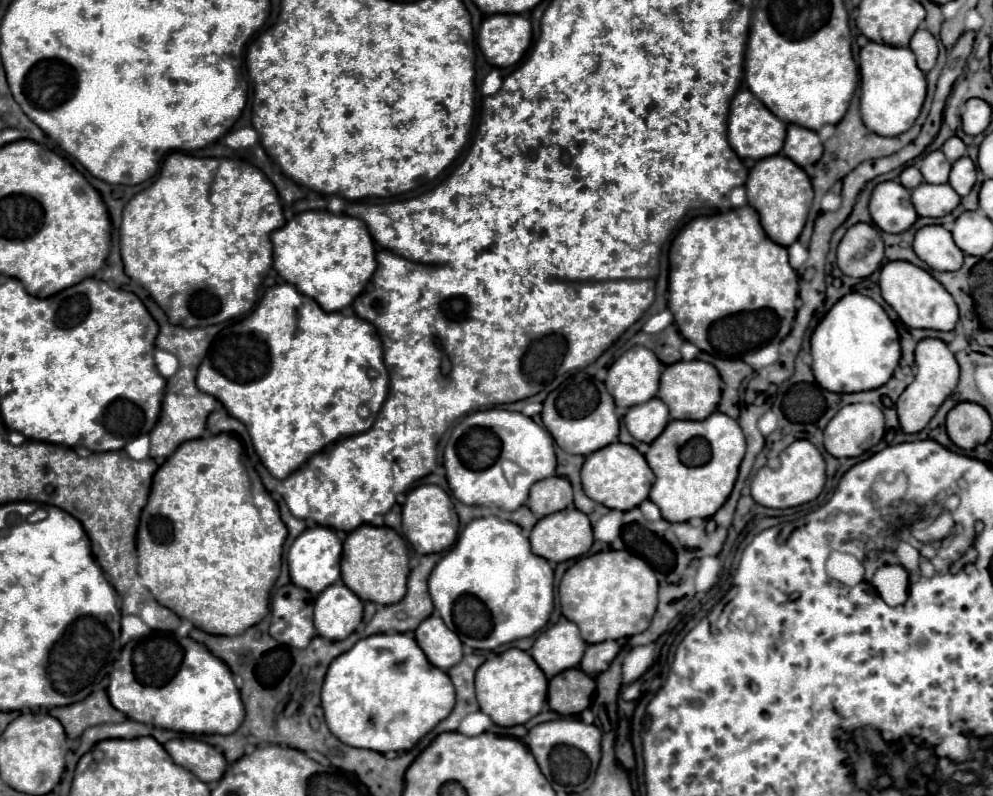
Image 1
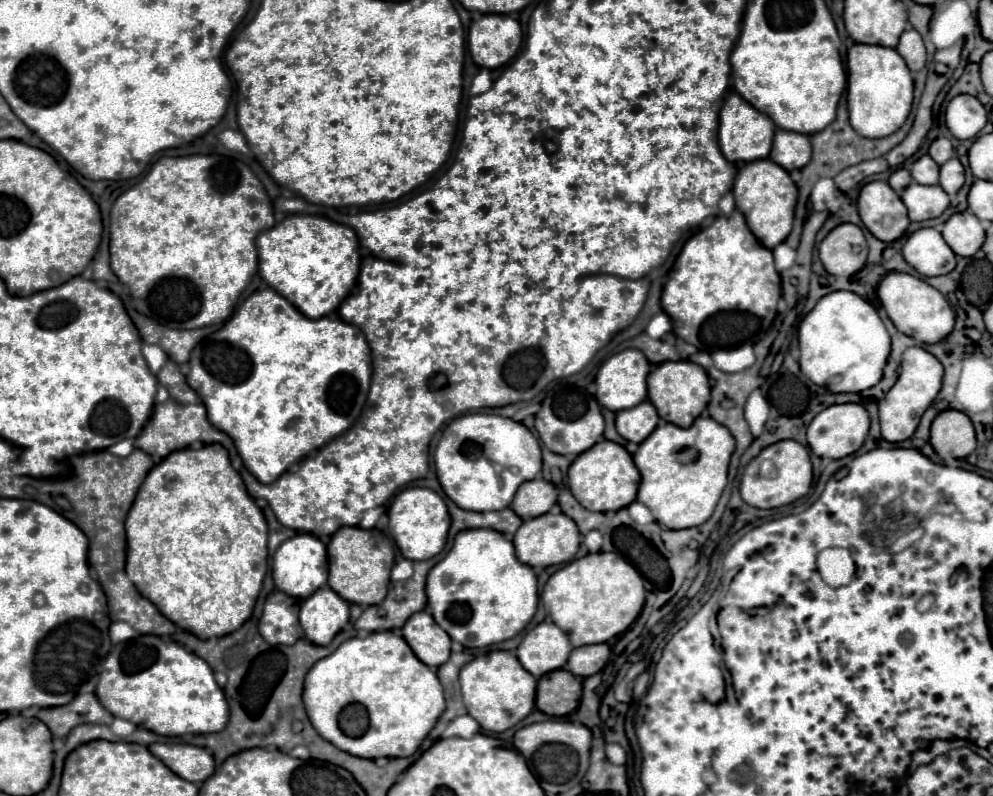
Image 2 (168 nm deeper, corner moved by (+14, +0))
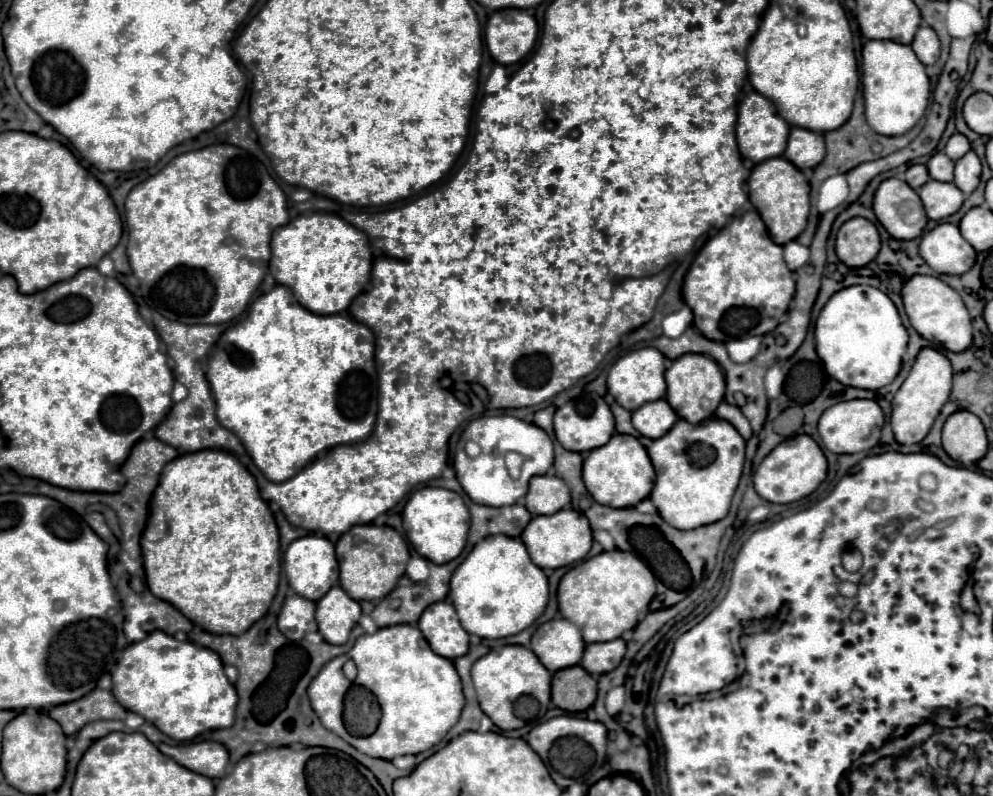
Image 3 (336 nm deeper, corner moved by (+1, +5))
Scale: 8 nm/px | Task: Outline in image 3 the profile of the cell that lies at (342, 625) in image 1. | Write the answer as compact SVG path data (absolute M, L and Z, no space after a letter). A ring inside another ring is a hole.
M339 585L329 589L325 597L319 599L315 619L319 633L327 643L343 645L361 617L361 607L353 601Z

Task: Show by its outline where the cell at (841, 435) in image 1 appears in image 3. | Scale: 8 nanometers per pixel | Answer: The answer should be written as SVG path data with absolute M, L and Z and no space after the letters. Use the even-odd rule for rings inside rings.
M853 399L853 401L841 401L833 407L829 407L821 419L819 419L819 435L825 445L825 449L833 453L859 453L869 451L877 445L881 437L883 427L883 411L881 407L871 399Z

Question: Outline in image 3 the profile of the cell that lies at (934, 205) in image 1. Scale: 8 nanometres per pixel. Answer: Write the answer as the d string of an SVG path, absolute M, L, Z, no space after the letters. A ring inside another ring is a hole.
M933 179L921 185L921 189L917 189L917 195L923 201L927 217L935 221L953 215L965 201L965 195L953 183L941 183Z

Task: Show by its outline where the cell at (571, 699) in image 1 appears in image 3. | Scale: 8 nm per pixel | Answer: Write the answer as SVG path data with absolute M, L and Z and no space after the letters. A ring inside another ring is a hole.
M579 665L561 669L553 675L551 701L569 713L585 711L597 697L597 681Z

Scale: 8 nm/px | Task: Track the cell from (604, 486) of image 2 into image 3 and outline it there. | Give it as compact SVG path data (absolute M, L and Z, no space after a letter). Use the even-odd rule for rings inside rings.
M615 433L607 445L589 453L583 463L583 481L597 503L607 507L633 507L649 497L655 483L655 469L645 447L635 437Z

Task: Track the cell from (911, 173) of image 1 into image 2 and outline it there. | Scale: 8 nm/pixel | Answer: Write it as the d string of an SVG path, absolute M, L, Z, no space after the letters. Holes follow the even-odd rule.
M898 168L898 170L890 176L890 180L888 180L888 184L890 184L898 194L902 194L904 188L906 188L910 182L912 182L912 176L910 176L910 172L908 172L906 168Z

